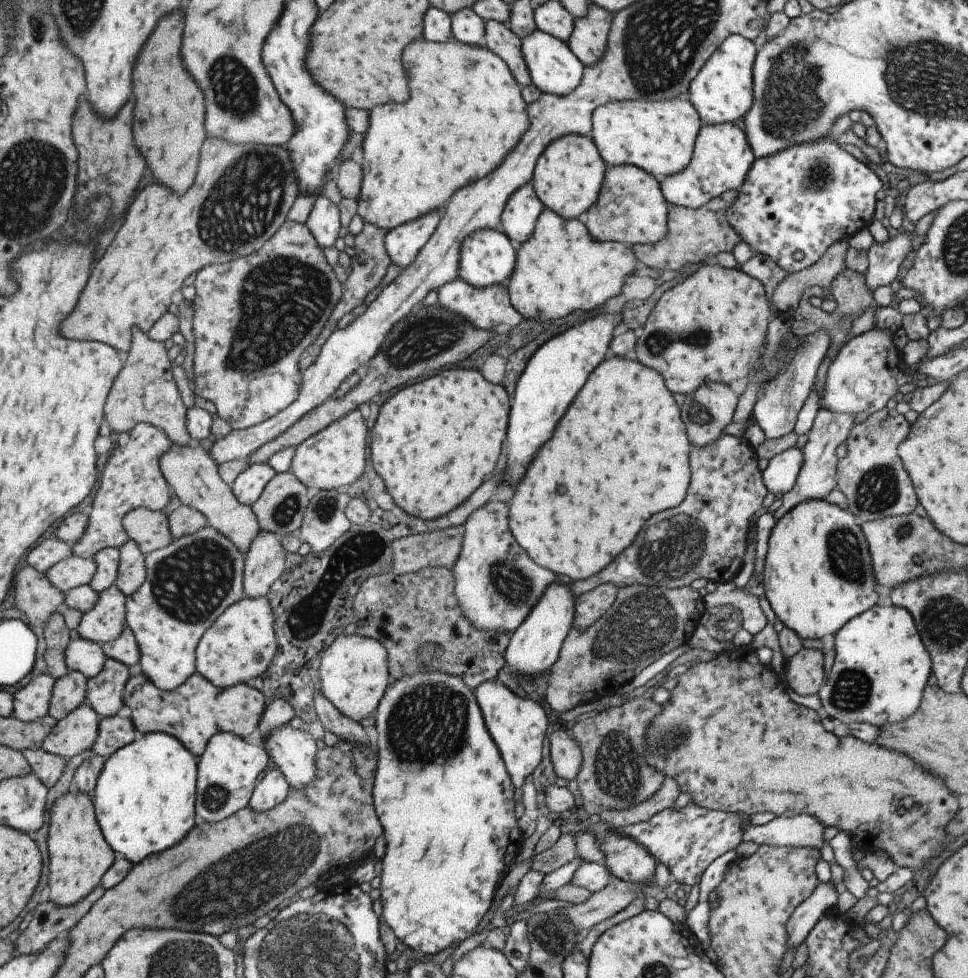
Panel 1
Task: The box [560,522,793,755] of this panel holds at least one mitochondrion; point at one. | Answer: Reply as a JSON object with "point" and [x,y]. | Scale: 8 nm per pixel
{"point":[645,620]}

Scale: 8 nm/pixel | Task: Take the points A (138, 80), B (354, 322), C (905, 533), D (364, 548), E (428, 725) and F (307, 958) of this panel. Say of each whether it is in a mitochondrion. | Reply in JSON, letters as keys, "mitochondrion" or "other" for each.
{"A":"other","B":"other","C":"mitochondrion","D":"mitochondrion","E":"mitochondrion","F":"mitochondrion"}

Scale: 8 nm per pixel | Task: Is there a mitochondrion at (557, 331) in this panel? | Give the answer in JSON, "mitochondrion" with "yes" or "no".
{"mitochondrion":"no"}

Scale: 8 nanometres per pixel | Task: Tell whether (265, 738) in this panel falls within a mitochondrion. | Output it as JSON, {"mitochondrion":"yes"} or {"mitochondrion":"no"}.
{"mitochondrion":"no"}

